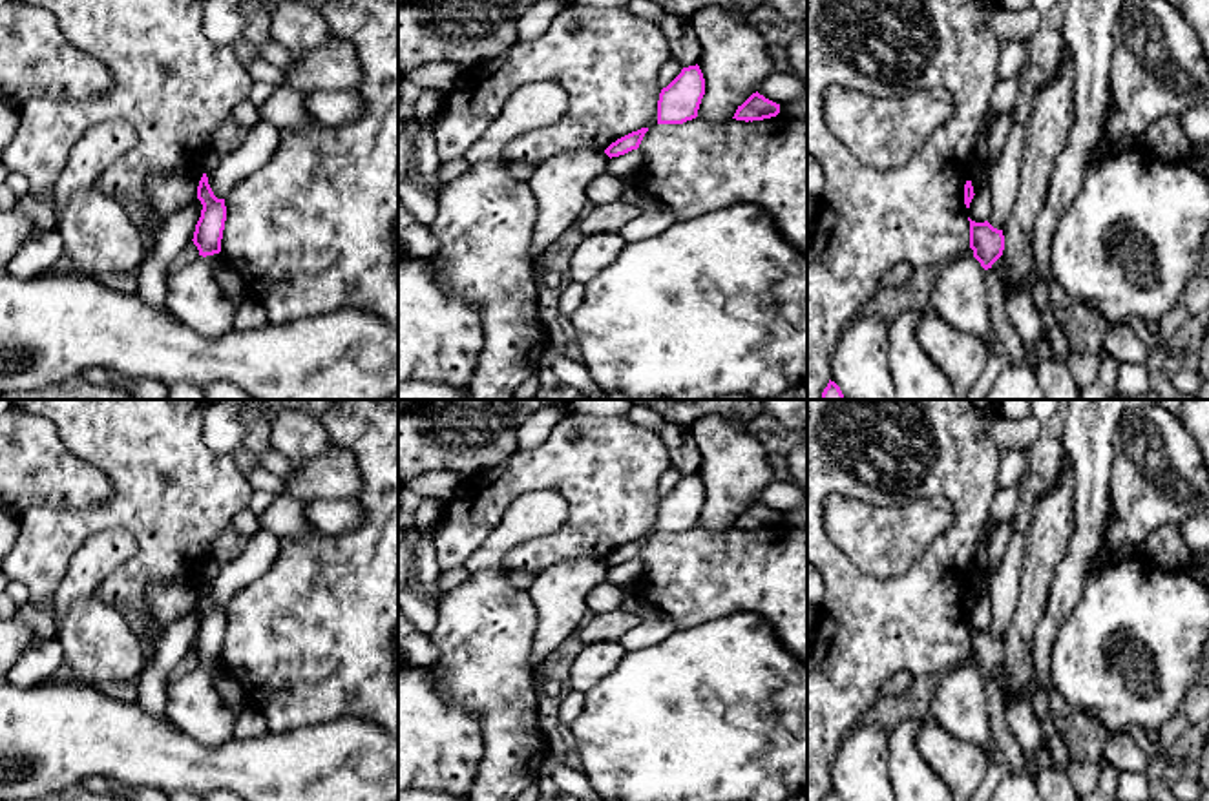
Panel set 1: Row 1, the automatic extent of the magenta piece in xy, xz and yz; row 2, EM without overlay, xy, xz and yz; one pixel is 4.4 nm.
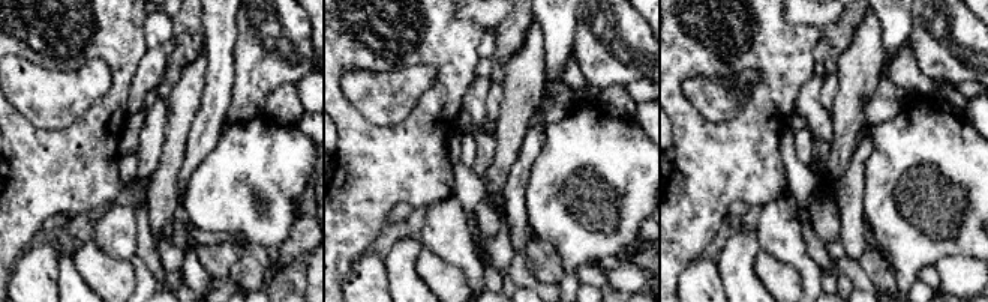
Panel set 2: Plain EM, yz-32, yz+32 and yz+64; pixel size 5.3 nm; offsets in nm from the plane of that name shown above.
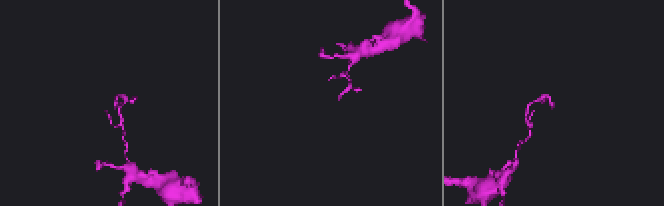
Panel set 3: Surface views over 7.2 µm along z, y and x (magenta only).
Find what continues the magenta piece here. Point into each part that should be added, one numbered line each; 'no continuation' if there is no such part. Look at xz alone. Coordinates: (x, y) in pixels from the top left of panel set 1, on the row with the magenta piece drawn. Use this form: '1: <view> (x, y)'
no continuation

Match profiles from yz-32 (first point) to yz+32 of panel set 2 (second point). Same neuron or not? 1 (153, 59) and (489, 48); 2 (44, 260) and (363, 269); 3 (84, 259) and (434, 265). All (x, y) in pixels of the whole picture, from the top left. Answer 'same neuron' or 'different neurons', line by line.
1: different neurons
2: same neuron
3: same neuron

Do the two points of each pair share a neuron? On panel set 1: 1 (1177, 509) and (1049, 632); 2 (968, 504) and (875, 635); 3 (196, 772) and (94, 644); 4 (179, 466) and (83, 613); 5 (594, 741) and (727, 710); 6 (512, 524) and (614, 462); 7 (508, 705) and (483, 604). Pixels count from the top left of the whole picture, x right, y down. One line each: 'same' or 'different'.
1: different
2: same
3: different
4: different
5: same
6: different
7: same

